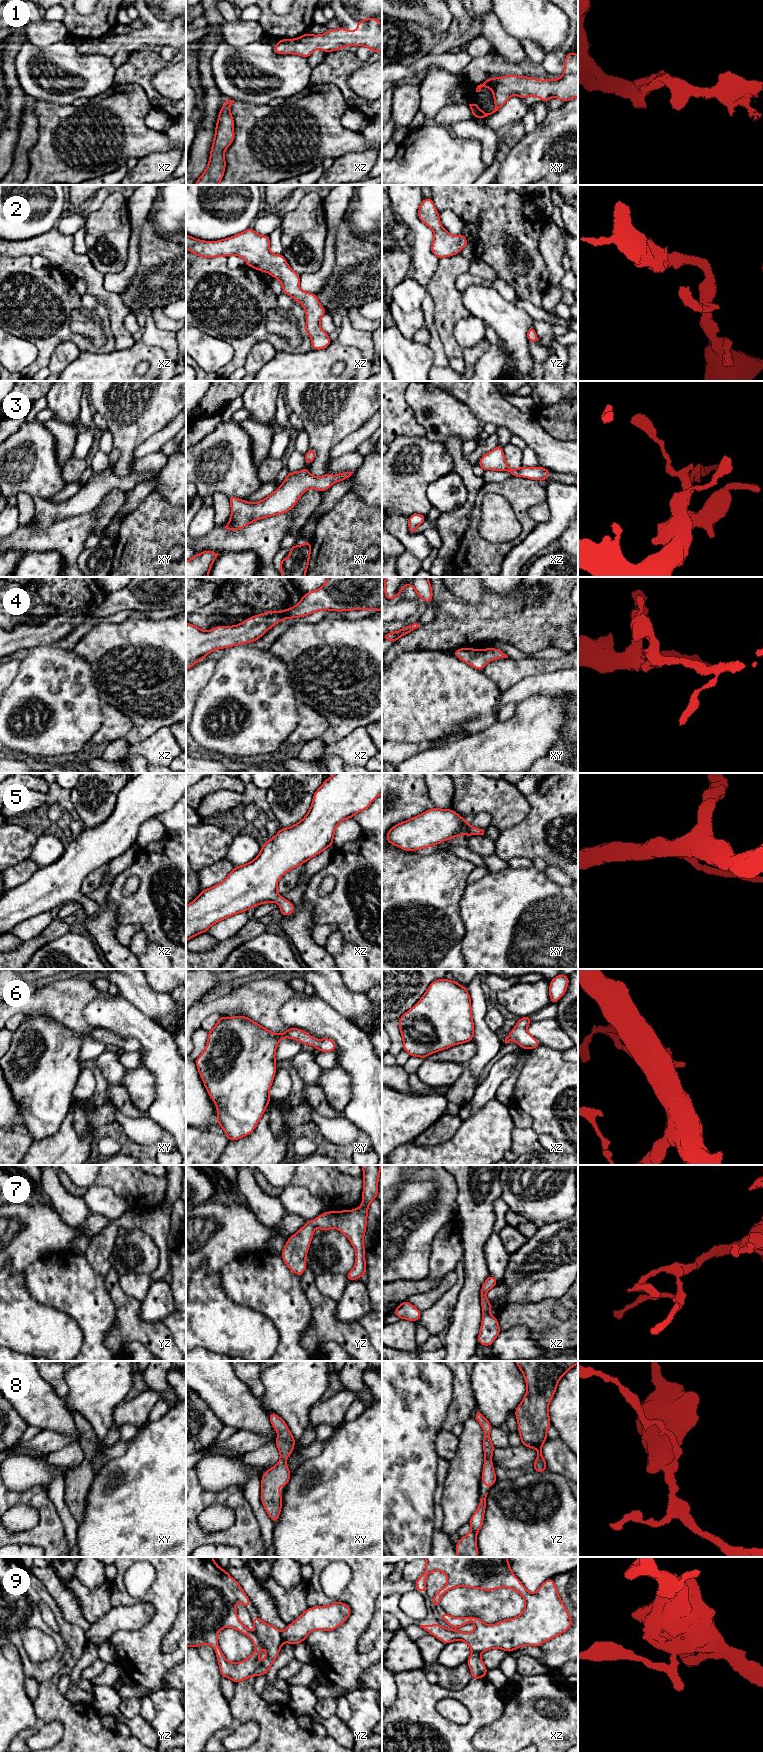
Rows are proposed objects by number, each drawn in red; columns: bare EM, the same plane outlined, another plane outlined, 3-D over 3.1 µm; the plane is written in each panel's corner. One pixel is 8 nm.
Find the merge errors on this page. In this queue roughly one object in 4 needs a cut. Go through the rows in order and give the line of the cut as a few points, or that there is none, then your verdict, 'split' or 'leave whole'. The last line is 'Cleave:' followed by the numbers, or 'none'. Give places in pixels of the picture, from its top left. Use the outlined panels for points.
1: no cut | leave whole
2: no cut | leave whole
3: no cut | leave whole
4: no cut | leave whole
5: no cut | leave whole
6: no cut | leave whole
7: no cut | leave whole
8: no cut | leave whole
9: yz (281, 1632), (283, 1641) | split
Cleave: 9

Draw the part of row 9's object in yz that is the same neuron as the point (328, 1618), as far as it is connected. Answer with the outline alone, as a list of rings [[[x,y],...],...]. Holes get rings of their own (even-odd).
[[[339,1601],[328,1606],[307,1608],[282,1632],[283,1642],[297,1645],[314,1630],[333,1631],[348,1619],[350,1613],[349,1605]]]

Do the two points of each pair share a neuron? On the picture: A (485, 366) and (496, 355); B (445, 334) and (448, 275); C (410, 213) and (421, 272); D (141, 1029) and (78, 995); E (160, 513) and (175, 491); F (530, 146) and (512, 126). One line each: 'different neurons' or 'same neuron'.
A: same neuron
B: same neuron
C: same neuron
D: different neurons
E: different neurons
F: different neurons

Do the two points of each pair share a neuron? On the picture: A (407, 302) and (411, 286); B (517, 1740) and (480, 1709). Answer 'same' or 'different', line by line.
A: same
B: different

